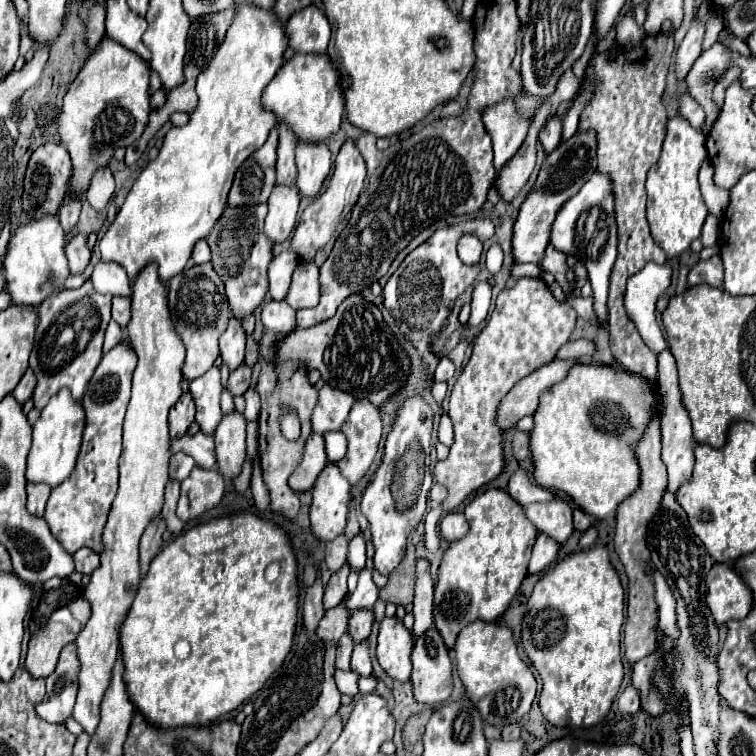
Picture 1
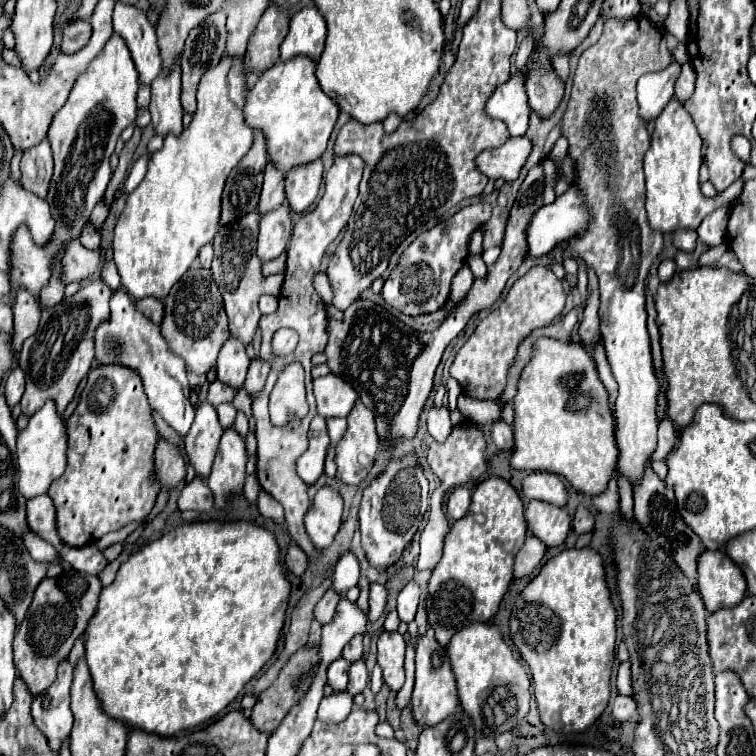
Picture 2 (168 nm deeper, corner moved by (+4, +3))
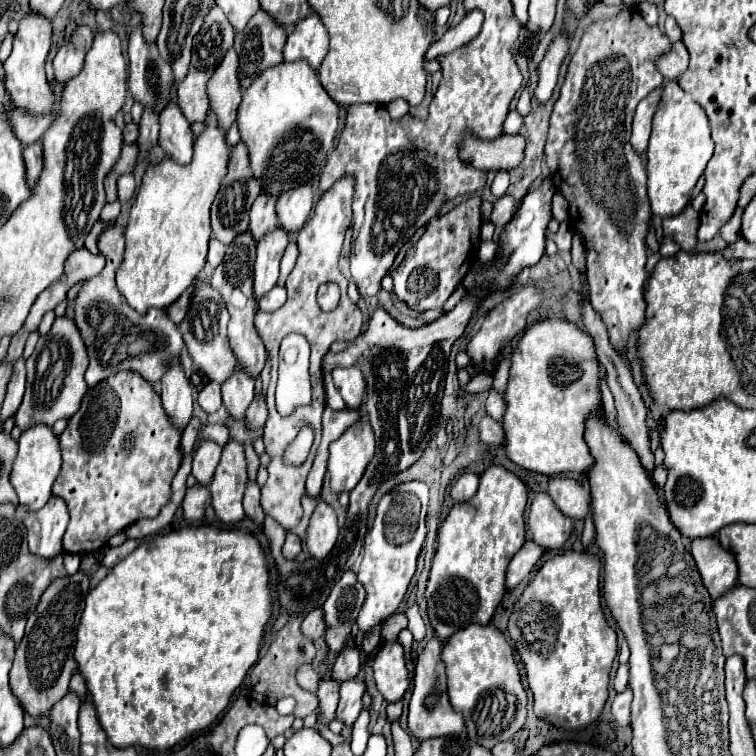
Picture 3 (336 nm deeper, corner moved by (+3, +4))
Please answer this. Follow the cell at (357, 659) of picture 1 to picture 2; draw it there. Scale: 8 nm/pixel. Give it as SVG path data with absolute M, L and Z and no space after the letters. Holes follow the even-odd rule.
M358 660L350 666L350 680L348 680L348 686L346 686L346 692L356 696L360 694L368 684L368 670L366 670L366 664L364 660Z

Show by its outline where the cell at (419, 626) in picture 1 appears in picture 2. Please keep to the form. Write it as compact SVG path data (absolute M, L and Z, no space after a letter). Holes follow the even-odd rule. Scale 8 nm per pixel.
M412 638L410 644L406 646L406 664L404 664L406 682L400 688L400 692L396 694L396 708L398 710L404 710L404 706L408 706L410 694L412 694L412 688L414 688L414 646L416 646L416 638Z

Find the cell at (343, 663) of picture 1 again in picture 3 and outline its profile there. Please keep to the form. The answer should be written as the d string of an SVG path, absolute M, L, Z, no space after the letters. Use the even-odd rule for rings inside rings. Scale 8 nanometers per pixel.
M323 677L319 683L319 691L317 691L319 709L317 709L317 713L321 715L323 723L329 723L335 717L335 709L339 703L339 687L341 687L341 683L333 677Z

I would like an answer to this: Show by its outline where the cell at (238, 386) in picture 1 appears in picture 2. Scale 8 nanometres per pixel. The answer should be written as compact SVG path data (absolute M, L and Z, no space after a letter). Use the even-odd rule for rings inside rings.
M220 380L212 382L210 388L208 388L208 402L210 402L212 406L220 406L220 404L224 404L224 402L230 402L234 396L236 396L236 390L232 390L230 386L222 384Z

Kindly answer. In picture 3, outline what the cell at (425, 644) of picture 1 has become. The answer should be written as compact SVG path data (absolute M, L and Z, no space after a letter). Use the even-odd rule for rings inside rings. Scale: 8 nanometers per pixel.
M437 637L429 639L419 657L415 659L415 679L413 679L413 693L409 701L409 729L417 739L431 739L431 737L443 737L443 735L455 735L463 729L463 715L457 713L447 695L447 675L445 675L445 663L441 659L441 641Z

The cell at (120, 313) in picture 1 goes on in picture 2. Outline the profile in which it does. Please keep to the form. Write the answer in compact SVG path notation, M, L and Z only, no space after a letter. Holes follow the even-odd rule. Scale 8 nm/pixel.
M144 298L144 300L138 300L136 306L140 312L144 312L144 316L148 316L156 324L160 324L160 320L164 318L164 300Z

